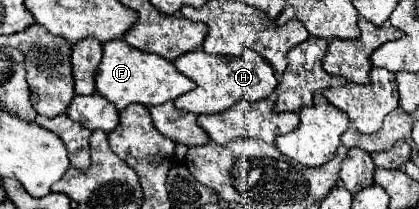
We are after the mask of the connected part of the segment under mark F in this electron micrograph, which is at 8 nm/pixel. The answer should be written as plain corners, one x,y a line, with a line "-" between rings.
122,38
104,44
104,56
96,72
96,90
100,96
112,102
118,112
122,112
130,104
158,106
168,100
176,100
192,88
196,88
196,84
188,76
178,72
170,60
132,48

